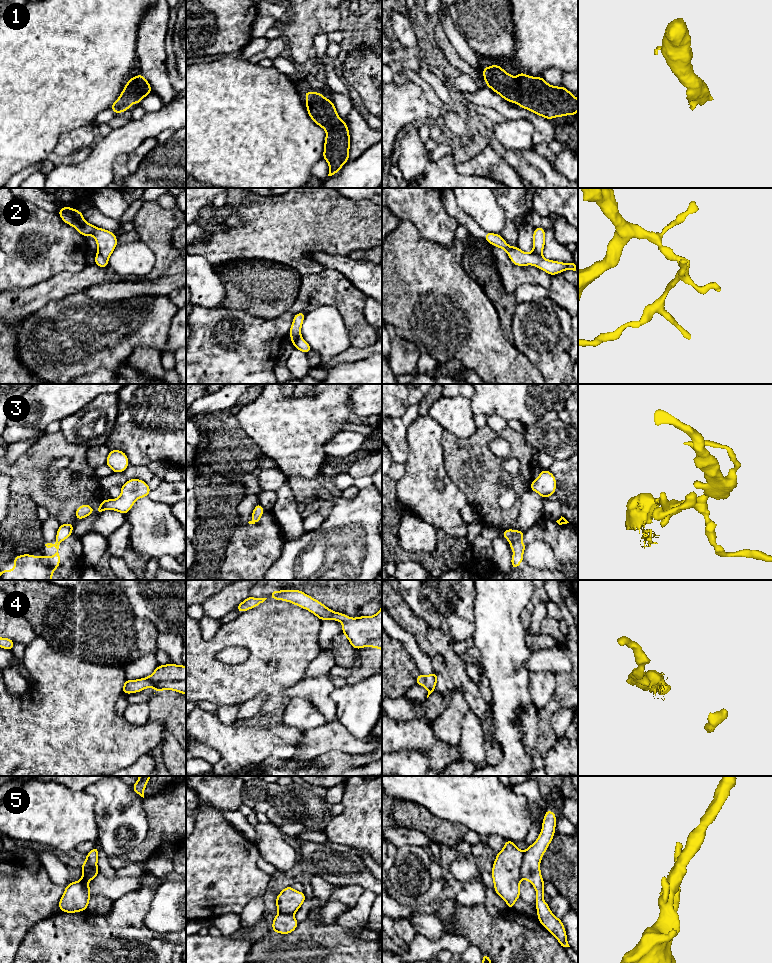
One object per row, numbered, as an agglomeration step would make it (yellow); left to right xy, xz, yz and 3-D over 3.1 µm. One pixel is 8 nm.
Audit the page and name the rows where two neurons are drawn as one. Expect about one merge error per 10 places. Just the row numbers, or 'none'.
2, 3, 5

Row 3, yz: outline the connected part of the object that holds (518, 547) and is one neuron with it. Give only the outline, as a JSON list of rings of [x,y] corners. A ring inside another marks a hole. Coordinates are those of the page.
[[[522,539],[517,542],[510,543],[510,550],[514,551],[511,558],[511,565],[513,569],[517,570],[518,565],[524,561],[523,553],[526,546],[526,544],[522,543]]]

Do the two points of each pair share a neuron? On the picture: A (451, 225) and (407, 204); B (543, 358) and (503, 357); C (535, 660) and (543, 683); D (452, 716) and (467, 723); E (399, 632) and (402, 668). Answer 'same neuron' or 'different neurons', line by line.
A: same neuron
B: different neurons
C: different neurons
D: different neurons
E: different neurons

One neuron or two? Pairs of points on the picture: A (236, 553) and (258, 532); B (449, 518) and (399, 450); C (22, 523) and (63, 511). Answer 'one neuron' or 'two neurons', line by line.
A: one neuron
B: two neurons
C: two neurons

